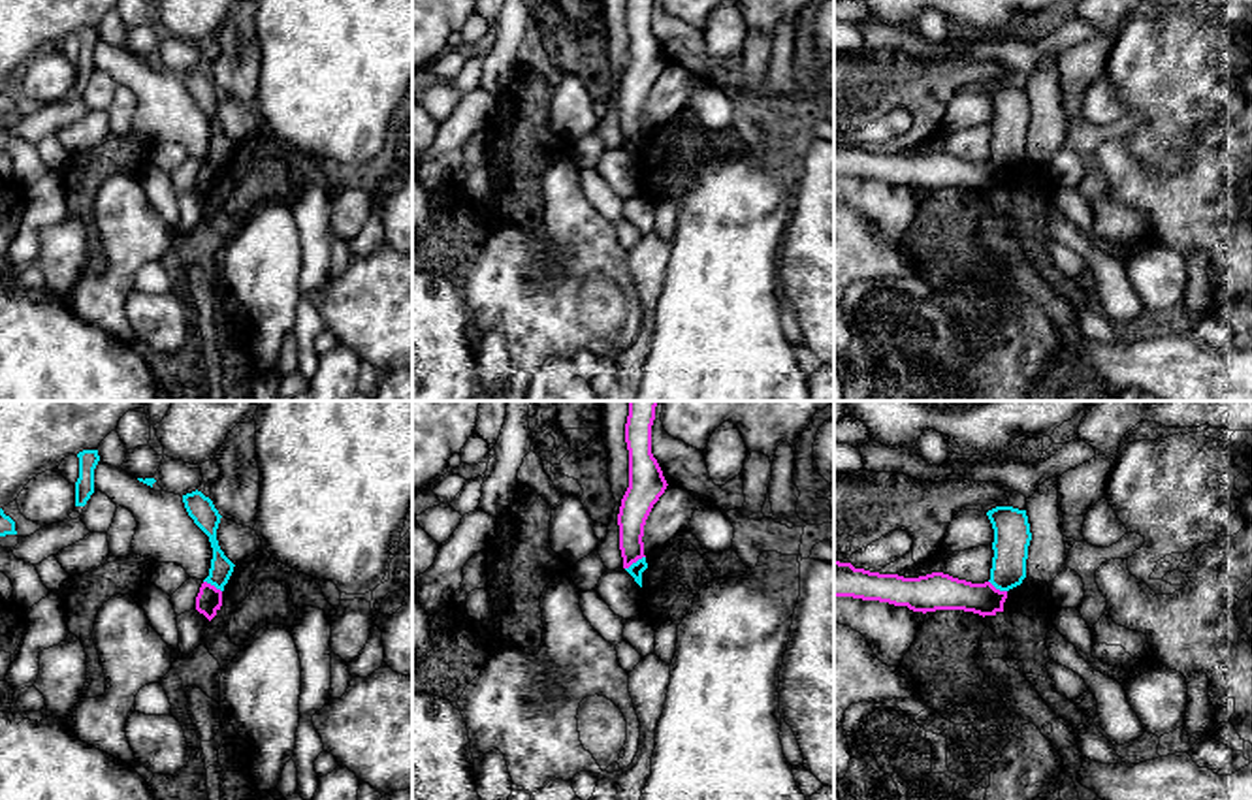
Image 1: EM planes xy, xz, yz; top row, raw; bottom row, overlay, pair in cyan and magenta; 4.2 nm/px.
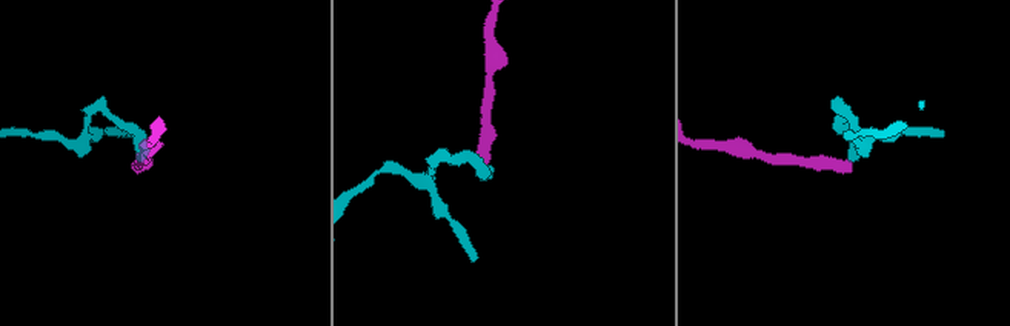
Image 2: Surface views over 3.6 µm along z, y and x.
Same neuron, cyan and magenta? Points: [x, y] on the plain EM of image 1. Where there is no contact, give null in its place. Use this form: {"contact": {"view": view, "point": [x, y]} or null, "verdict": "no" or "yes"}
{"contact": {"view": "xz", "point": [637, 140]}, "verdict": "no"}

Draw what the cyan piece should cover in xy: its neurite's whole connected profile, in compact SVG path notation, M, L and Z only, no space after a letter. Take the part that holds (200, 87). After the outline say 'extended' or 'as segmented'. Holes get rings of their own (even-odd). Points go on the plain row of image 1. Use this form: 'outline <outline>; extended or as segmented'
outline M198 68L183 73L183 81L194 102L209 115L213 126L209 154L203 160L224 169L235 143L224 134L217 119L217 107L222 94L215 87L213 79Z; as segmented

